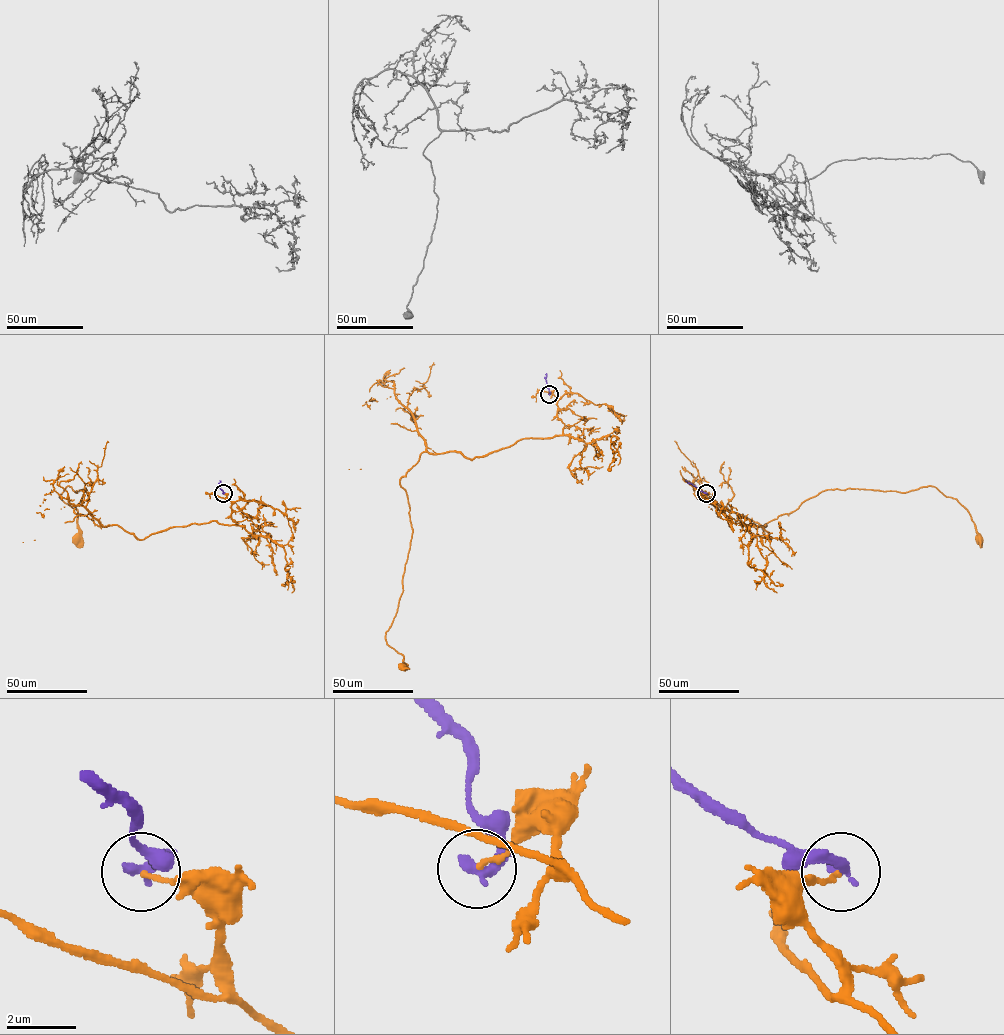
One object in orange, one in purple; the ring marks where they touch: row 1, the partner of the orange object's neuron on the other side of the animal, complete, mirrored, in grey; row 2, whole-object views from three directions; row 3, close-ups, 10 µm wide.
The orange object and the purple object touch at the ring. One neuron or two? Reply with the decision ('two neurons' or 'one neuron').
two neurons

